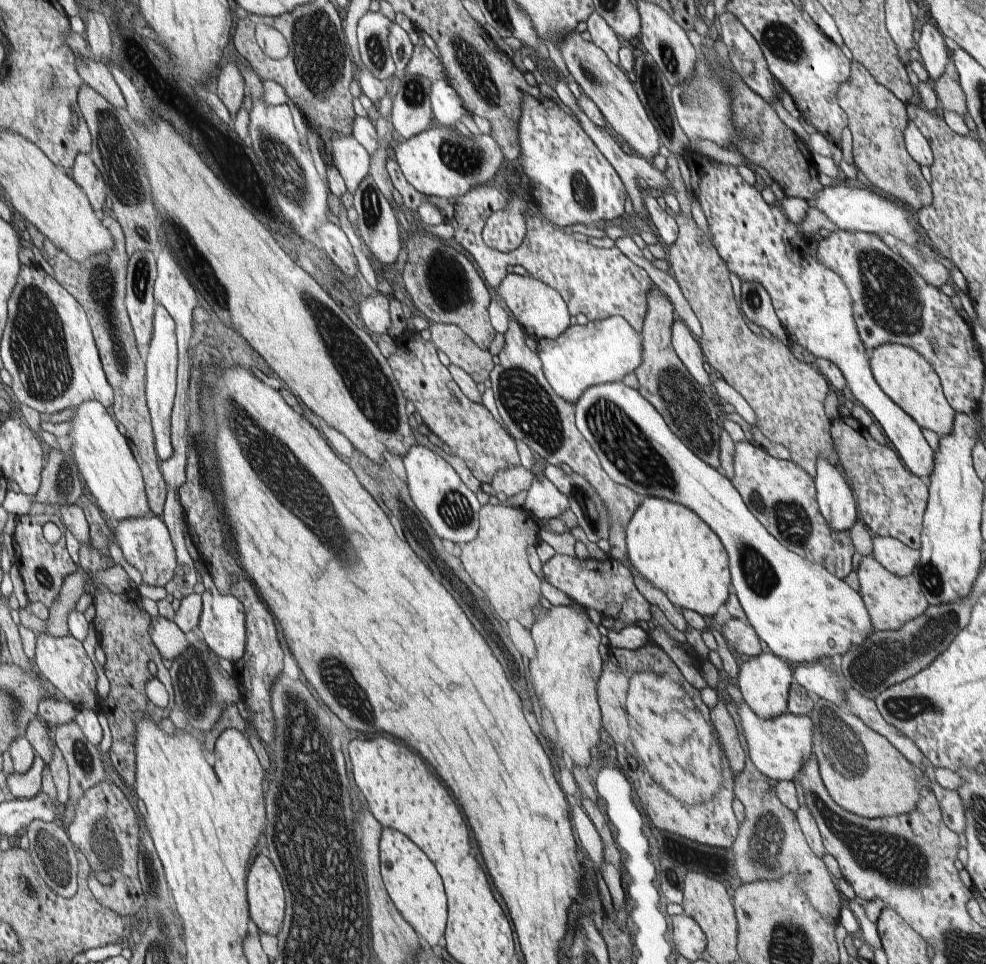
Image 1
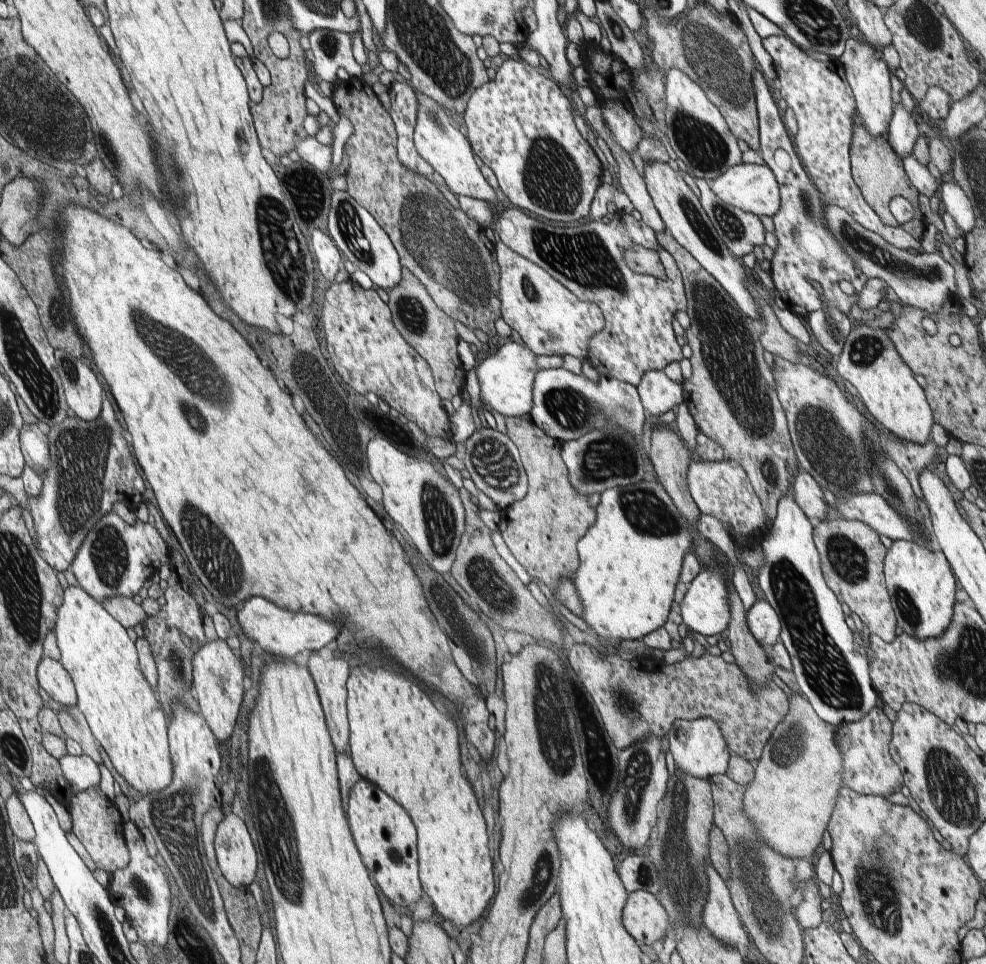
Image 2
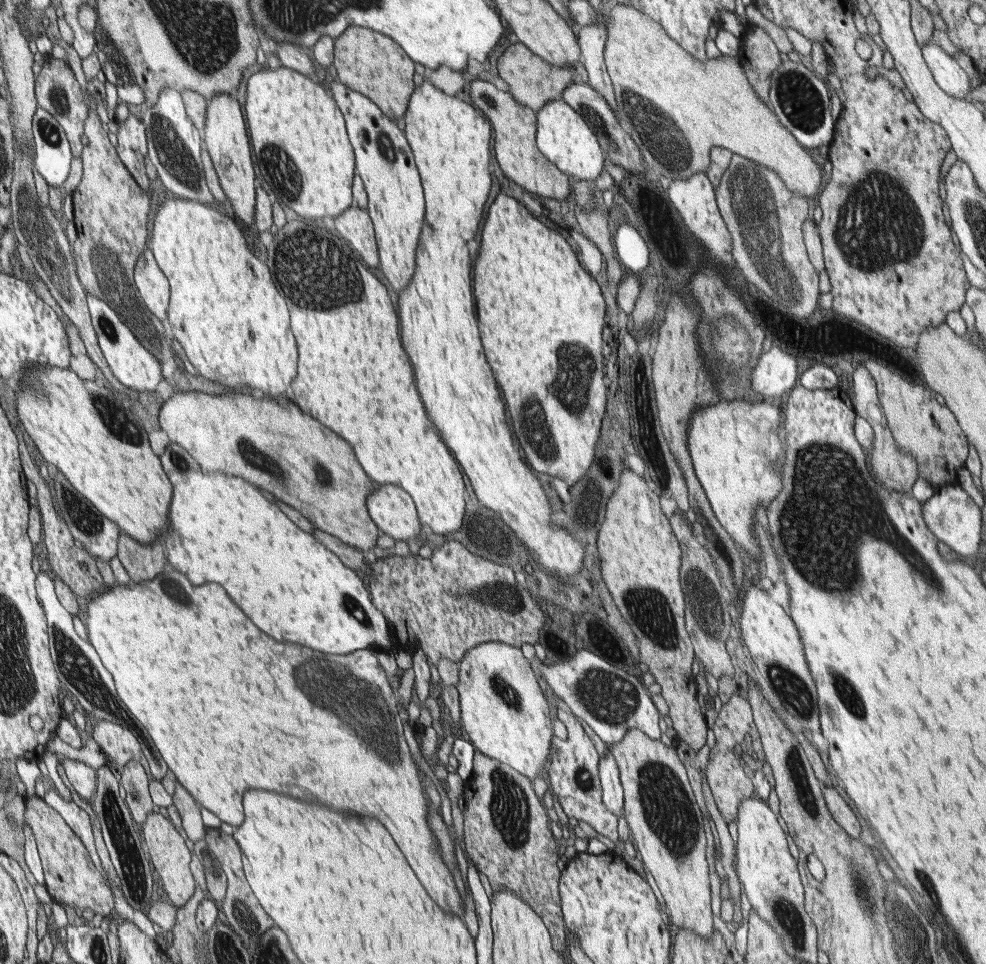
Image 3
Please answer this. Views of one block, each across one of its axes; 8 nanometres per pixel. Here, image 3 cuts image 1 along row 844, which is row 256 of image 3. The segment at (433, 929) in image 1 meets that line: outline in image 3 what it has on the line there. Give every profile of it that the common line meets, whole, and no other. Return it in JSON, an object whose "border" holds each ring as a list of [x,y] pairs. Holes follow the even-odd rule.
{"border":[[[327,78],[331,84],[331,96],[345,116],[347,134],[355,150],[355,176],[363,180],[367,190],[367,212],[375,228],[375,240],[379,250],[379,268],[391,288],[399,294],[407,288],[415,276],[415,250],[423,226],[423,192],[419,184],[419,170],[415,168],[415,156],[407,146],[401,130],[381,112],[367,96],[347,88],[337,78]]]}

